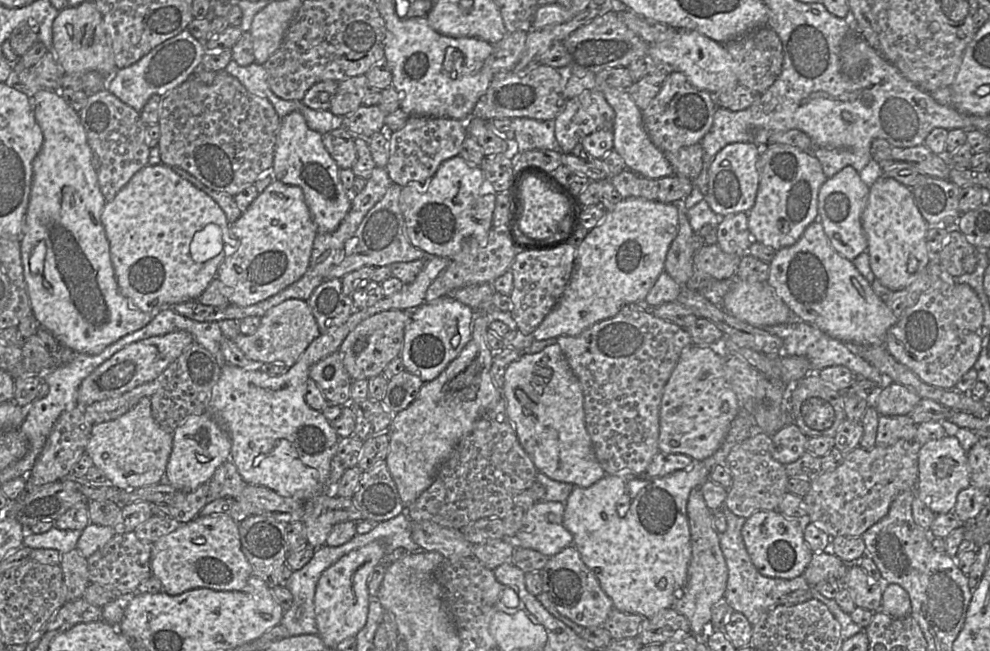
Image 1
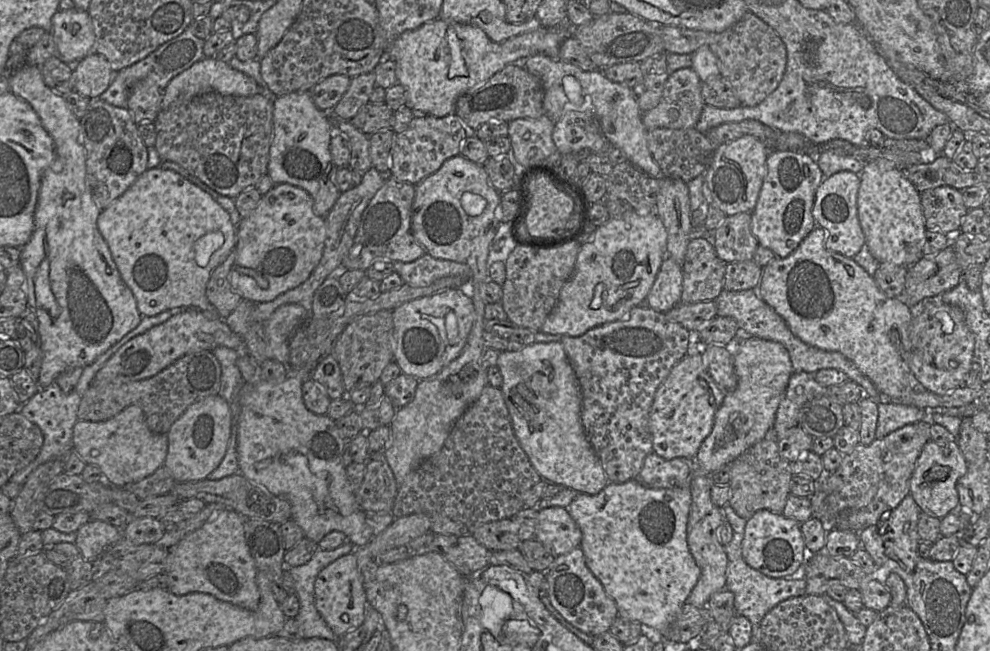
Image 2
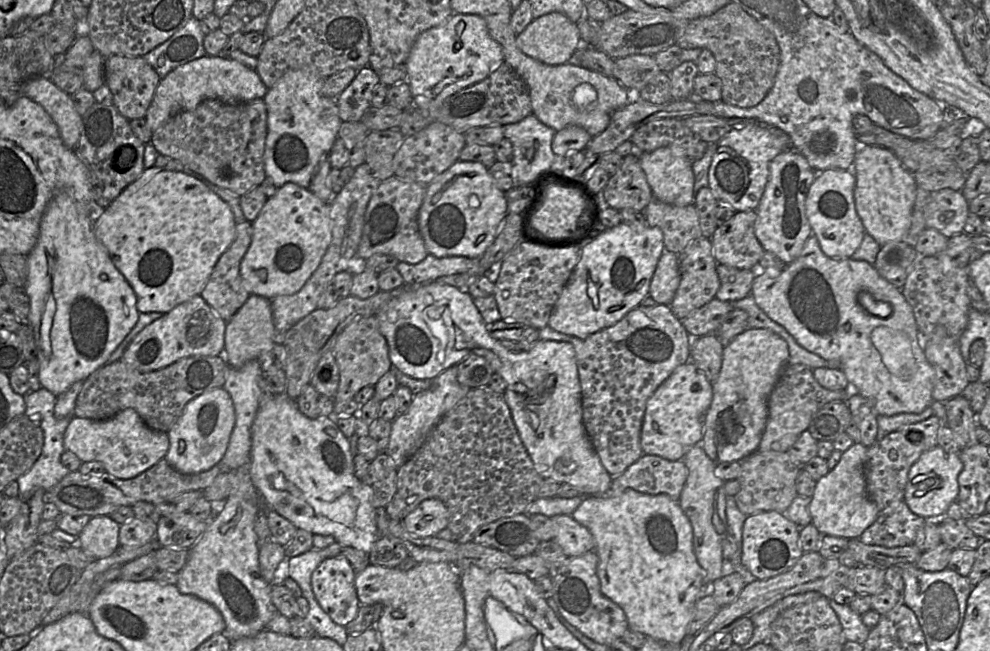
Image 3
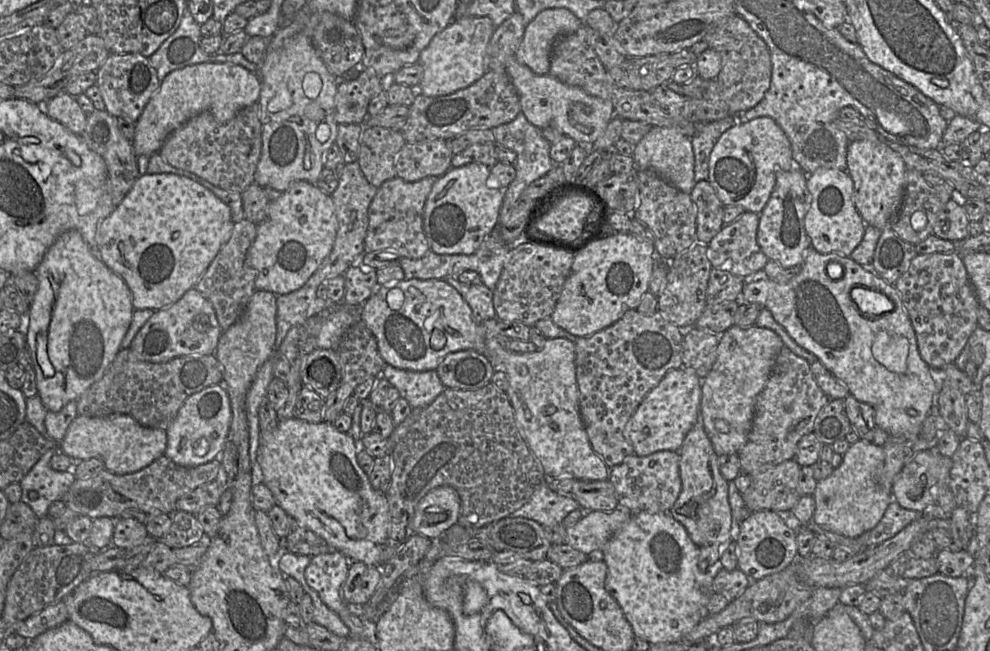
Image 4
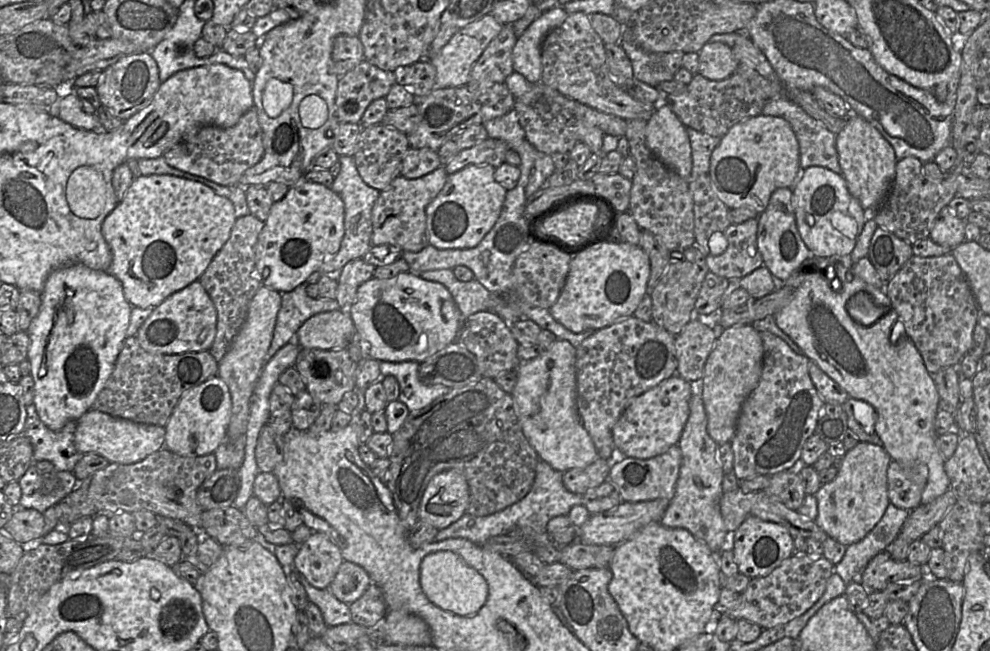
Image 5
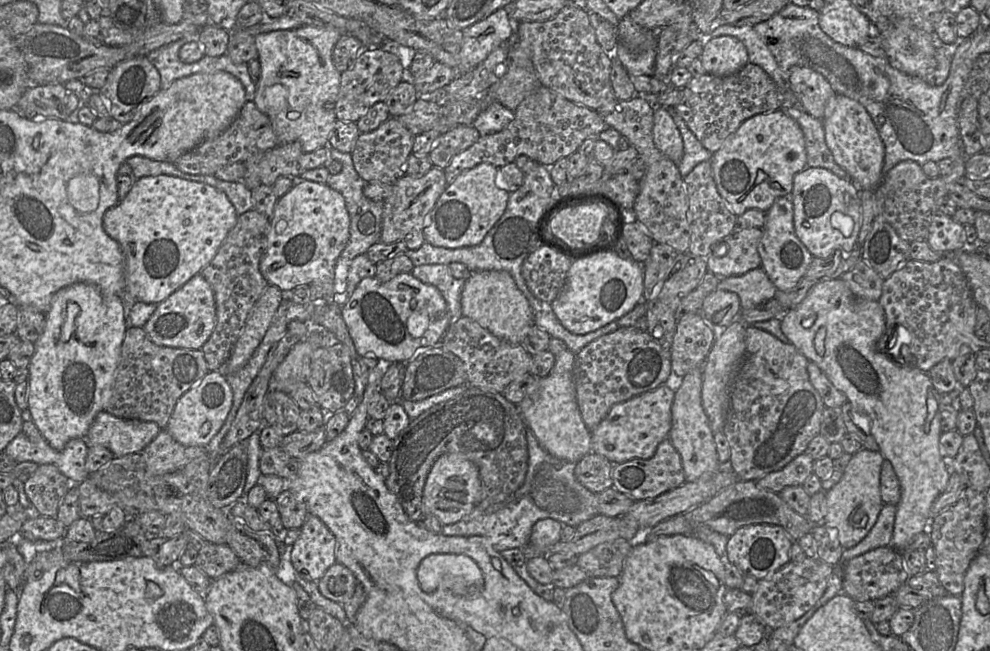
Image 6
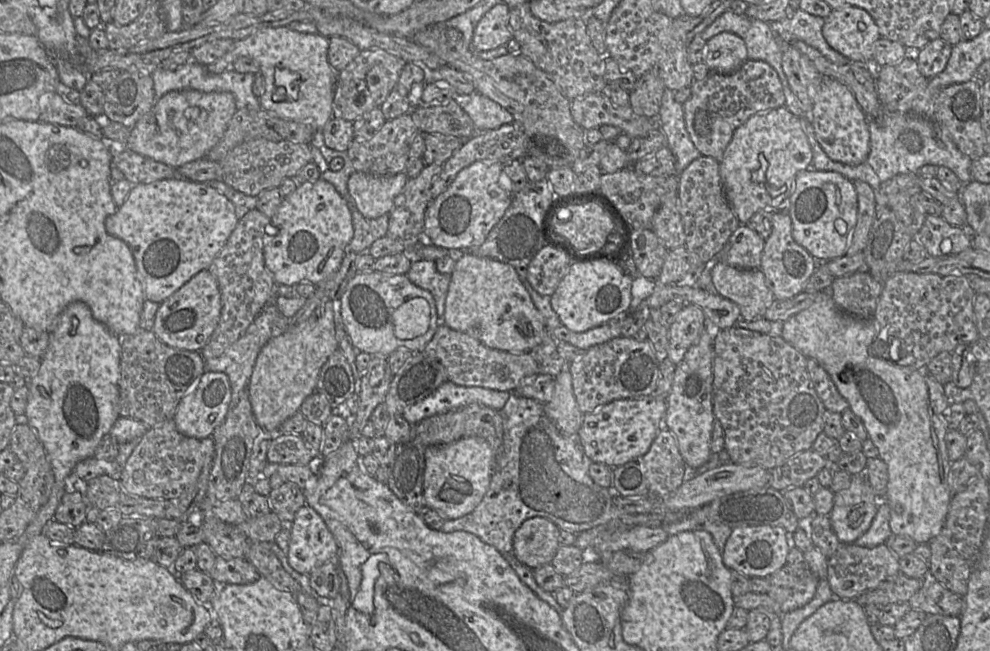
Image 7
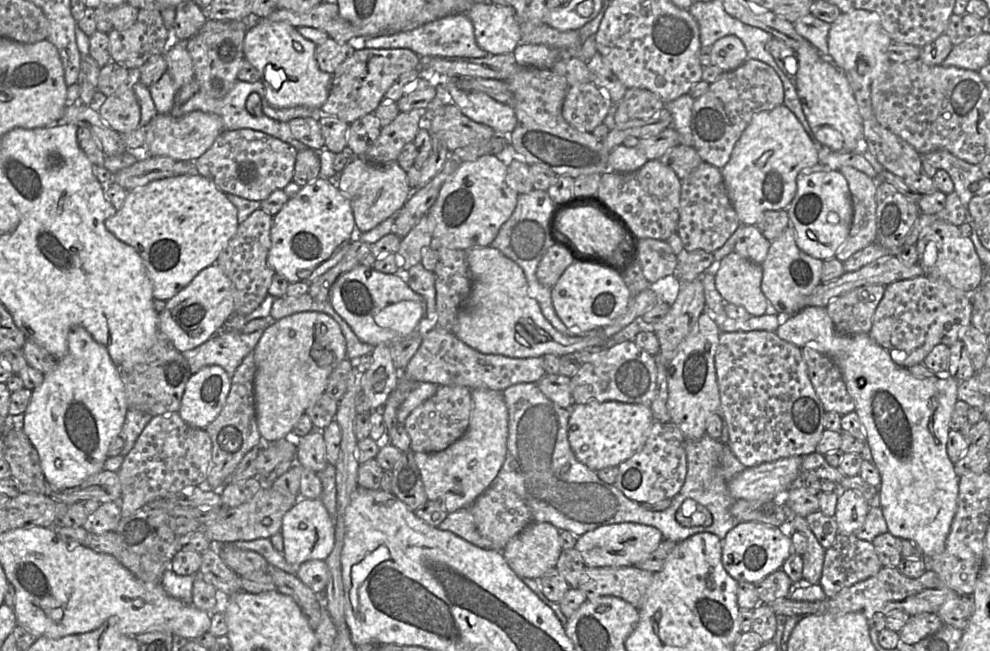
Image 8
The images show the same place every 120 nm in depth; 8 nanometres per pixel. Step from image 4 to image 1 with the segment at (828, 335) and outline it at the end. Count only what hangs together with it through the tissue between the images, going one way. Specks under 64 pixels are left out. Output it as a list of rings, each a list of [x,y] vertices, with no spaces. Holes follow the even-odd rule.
[[[818,219],[795,244],[776,251],[767,282],[797,317],[843,343],[885,346],[888,330],[898,322],[853,262],[833,248]]]

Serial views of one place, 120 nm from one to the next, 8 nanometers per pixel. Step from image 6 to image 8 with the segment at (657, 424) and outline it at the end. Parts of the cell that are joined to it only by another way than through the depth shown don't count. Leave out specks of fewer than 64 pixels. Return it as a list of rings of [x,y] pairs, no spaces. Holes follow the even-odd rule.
[[[619,401],[574,404],[568,420],[568,441],[576,459],[597,471],[617,467],[645,444],[654,422],[650,406]]]

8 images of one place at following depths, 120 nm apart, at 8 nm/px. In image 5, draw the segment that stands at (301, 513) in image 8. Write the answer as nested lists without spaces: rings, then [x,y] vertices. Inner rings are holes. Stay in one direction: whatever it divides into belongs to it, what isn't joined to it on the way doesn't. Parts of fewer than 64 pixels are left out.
[[[315,531],[299,545],[294,565],[310,585],[328,589],[343,561],[335,542],[327,534]]]

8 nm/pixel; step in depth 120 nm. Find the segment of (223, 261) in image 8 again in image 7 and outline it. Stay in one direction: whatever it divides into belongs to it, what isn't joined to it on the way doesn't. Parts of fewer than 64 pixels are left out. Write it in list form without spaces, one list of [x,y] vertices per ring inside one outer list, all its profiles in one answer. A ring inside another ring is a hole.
[[[259,209],[250,210],[238,221],[226,244],[215,257],[209,270],[221,292],[222,311],[219,323],[208,343],[200,351],[204,360],[217,358],[236,342],[263,308],[275,299],[276,283],[264,261],[264,235],[277,234],[277,229]]]

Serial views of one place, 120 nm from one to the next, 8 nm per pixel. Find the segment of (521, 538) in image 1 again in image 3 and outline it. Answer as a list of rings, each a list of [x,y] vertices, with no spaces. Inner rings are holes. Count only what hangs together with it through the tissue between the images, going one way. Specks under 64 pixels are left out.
[[[559,514],[551,517],[555,525],[554,541],[568,557],[576,557],[595,551],[596,543],[591,532],[577,522],[572,515]]]

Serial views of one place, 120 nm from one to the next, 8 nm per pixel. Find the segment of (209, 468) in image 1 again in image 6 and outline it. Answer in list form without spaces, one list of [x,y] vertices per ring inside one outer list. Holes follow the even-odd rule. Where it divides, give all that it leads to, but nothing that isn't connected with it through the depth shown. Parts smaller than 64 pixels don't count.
[[[209,371],[199,383],[176,402],[166,430],[184,446],[206,447],[226,421],[233,403],[233,391],[221,371]]]

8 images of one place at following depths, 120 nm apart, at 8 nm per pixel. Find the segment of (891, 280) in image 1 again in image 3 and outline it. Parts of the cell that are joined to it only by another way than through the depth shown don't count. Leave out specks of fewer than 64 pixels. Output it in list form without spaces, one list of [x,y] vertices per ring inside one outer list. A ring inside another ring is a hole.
[[[860,146],[853,165],[856,173],[855,208],[866,233],[881,246],[891,241],[905,241],[917,191],[913,174],[890,150],[881,146]]]

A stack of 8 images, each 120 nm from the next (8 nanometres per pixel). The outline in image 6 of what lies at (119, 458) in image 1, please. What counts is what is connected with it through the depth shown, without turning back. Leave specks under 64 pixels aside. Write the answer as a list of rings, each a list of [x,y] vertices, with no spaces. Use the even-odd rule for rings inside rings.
[[[106,411],[95,417],[84,441],[87,446],[103,445],[115,457],[141,453],[158,435],[161,428],[155,422],[123,419]]]

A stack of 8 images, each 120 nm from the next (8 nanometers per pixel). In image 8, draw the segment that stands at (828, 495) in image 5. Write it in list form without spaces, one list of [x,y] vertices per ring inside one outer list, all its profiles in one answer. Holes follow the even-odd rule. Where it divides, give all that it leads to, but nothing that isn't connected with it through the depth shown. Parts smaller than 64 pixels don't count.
[[[851,489],[837,491],[838,500],[834,518],[838,533],[850,535],[863,525],[870,507],[857,491]]]

